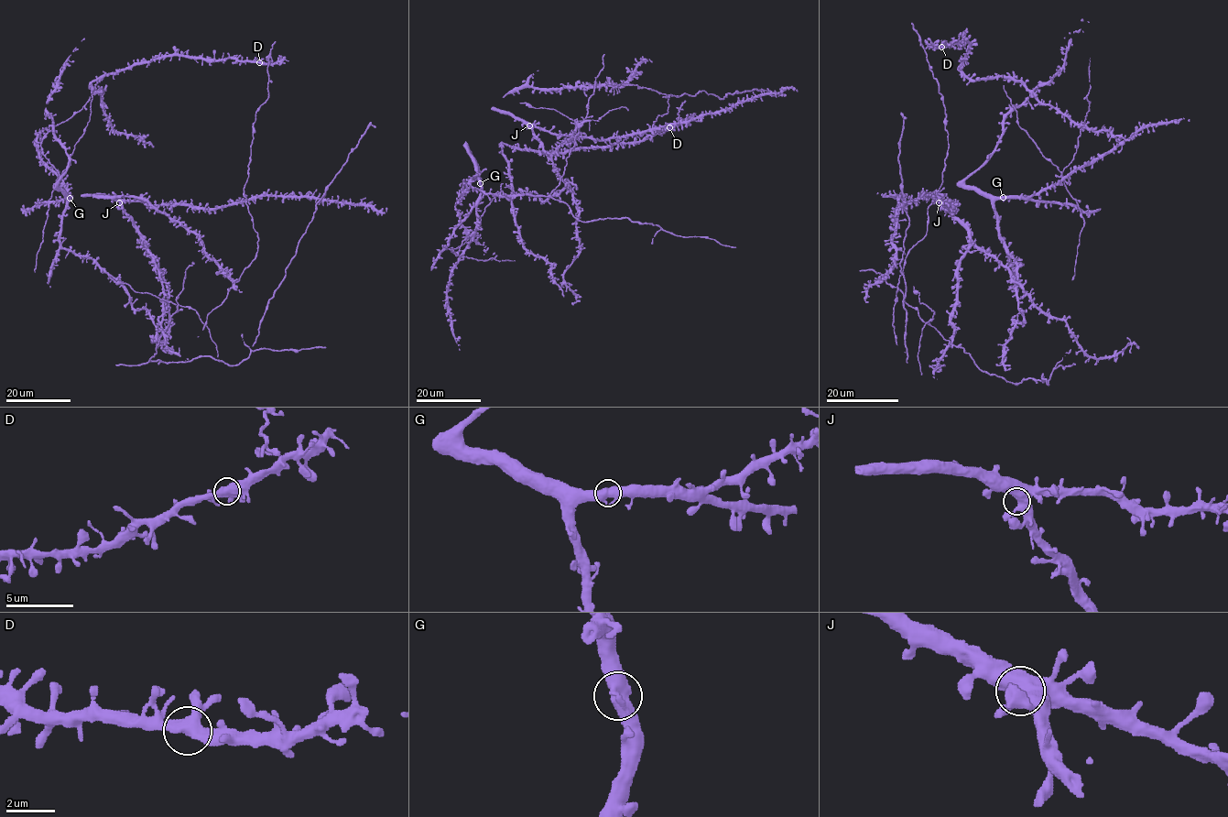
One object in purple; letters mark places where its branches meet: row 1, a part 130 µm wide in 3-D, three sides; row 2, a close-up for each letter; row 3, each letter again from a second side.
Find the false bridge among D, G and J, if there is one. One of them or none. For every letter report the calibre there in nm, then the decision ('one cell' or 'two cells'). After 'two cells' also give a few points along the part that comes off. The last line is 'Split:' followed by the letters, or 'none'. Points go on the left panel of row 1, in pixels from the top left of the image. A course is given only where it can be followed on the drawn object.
D: 480 nm | one cell
G: 480 nm | one cell
J: 480 nm | one cell
Split: none

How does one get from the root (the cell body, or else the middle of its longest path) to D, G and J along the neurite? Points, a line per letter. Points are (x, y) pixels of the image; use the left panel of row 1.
D: (268, 76), (267, 61), (271, 62), (259, 62)
G: (268, 76), (270, 61), (168, 56), (97, 77), (88, 125), (59, 177), (69, 198)
J: (268, 76), (268, 97), (255, 113), (253, 125), (242, 201), (215, 208), (119, 202)

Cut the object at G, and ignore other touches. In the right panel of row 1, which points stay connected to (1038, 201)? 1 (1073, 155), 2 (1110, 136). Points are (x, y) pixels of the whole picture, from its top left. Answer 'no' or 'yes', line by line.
1: no
2: no

